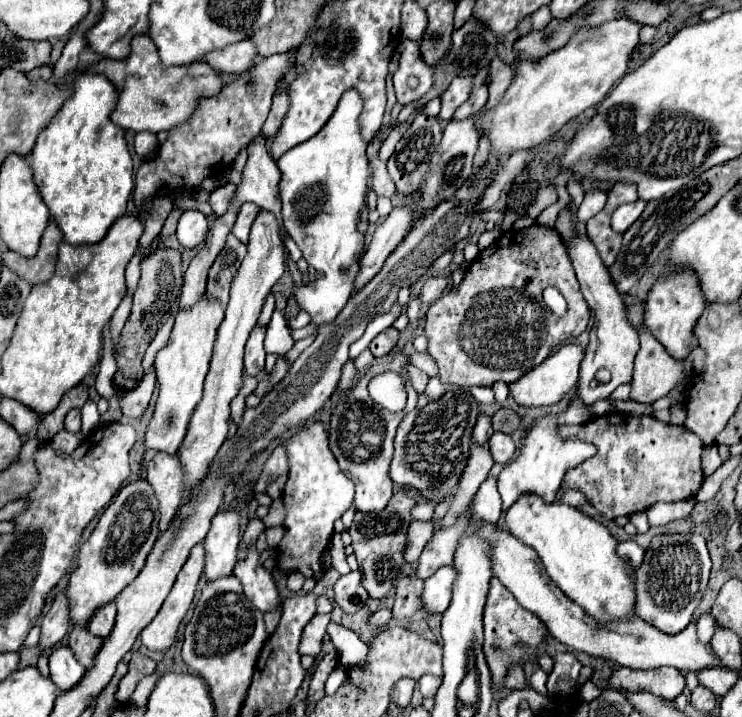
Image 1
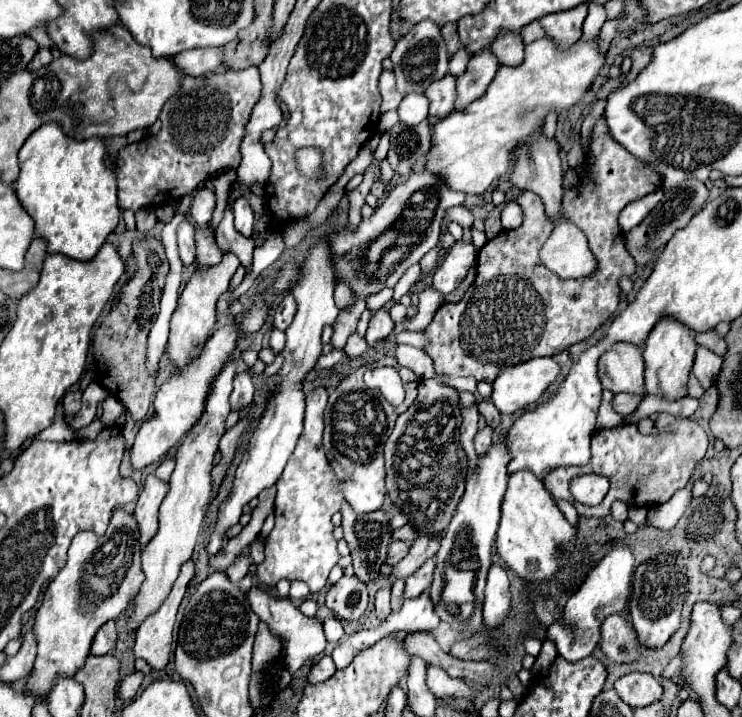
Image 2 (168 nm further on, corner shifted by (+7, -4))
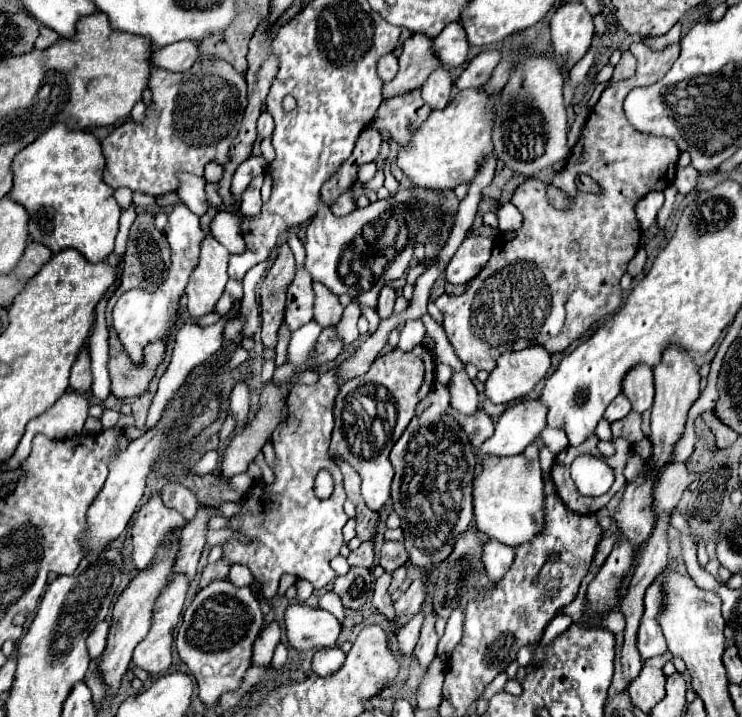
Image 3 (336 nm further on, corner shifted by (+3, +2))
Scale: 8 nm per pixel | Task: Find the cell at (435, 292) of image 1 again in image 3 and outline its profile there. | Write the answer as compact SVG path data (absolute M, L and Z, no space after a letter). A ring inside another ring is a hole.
M466 236L446 268L446 280L450 284L466 284L472 280L488 262L492 250L492 238Z

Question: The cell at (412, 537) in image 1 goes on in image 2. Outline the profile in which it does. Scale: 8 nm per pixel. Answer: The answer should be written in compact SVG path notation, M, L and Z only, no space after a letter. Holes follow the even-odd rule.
M394 540L394 542L388 546L388 558L386 558L386 564L390 564L390 566L398 564L398 562L408 554L408 550L410 550L410 546L408 546L406 542Z

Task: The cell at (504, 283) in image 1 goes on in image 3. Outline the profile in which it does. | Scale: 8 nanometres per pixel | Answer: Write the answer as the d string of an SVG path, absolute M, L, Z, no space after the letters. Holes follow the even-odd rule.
M642 40L630 44L630 52L638 60L636 74L624 82L612 84L606 88L592 108L582 136L572 148L572 156L562 172L558 172L552 180L552 186L562 188L568 196L574 198L570 210L556 210L546 198L546 184L530 178L522 182L512 196L512 204L522 212L524 222L516 232L502 232L494 240L492 256L484 270L470 282L470 288L462 296L442 294L434 302L442 310L444 332L460 358L462 364L474 364L478 370L492 372L496 360L504 352L514 352L530 346L542 346L548 352L564 352L574 340L578 340L596 320L614 314L622 302L620 278L626 274L626 266L640 248L640 224L634 214L634 206L640 196L652 192L654 188L664 190L674 182L676 162L678 162L678 146L670 138L658 138L640 134L634 130L622 110L622 102L626 94L636 86L650 86L660 80L678 58L678 44L670 44L664 50L654 50L646 46ZM588 174L598 186L600 194L584 194L576 188L576 176Z

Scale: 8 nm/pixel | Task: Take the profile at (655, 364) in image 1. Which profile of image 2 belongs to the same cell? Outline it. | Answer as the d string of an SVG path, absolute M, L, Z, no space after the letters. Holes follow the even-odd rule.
M614 394L612 398L612 408L616 414L620 416L628 416L636 410L636 404L640 402L638 396L632 396L632 394Z

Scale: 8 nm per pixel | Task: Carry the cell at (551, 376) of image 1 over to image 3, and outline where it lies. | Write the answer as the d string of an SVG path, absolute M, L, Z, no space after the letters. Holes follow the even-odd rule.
M530 346L498 358L496 368L486 380L486 396L494 404L514 404L528 396L550 368L550 352Z

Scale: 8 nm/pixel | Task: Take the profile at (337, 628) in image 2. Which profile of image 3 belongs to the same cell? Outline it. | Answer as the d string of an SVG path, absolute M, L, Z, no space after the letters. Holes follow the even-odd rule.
M326 592L322 598L320 598L320 608L334 614L336 620L342 624L344 622L344 608L342 608L342 602L340 598L336 598L334 592Z

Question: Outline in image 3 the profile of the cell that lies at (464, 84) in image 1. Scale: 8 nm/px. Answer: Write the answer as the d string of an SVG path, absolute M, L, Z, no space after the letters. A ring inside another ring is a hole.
M446 68L432 72L422 86L422 98L432 110L442 110L450 102L450 94L452 94L452 78Z

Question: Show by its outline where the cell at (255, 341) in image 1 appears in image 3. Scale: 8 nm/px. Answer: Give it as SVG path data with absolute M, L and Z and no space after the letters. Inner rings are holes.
M236 382L232 392L230 392L230 412L234 414L238 426L242 422L246 422L248 418L248 410L250 410L250 386L246 382Z

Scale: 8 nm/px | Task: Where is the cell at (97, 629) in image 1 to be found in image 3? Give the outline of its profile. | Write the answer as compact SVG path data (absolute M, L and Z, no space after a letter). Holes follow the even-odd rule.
M108 620L100 622L100 626L96 626L96 630L92 630L92 634L88 636L88 652L90 652L90 658L98 660L102 656L102 652L106 650L108 632L110 632L110 622Z

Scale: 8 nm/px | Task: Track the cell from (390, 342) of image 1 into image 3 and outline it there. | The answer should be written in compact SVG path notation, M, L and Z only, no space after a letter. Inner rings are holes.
M384 286L380 296L378 296L378 308L376 314L380 320L386 320L388 316L392 316L394 312L394 300L396 300L396 292L392 286Z

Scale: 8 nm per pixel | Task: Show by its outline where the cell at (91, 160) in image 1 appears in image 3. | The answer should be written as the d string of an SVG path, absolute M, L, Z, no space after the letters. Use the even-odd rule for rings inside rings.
M62 122L52 126L52 130L44 132L32 144L28 144L20 154L16 154L12 162L14 186L10 198L22 204L28 214L28 232L34 242L40 242L58 254L64 248L76 248L88 262L102 262L114 250L114 238L118 234L118 220L122 208L114 200L114 188L104 182L106 158L102 154L102 146L92 132L70 130Z

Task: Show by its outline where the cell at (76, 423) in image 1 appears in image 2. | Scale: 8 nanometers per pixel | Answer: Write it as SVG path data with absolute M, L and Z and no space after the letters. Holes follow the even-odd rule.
M74 388L74 390L68 390L66 396L64 396L64 400L62 400L64 412L68 412L68 414L78 412L78 410L80 410L80 396L82 396L82 392L76 390L76 388Z

